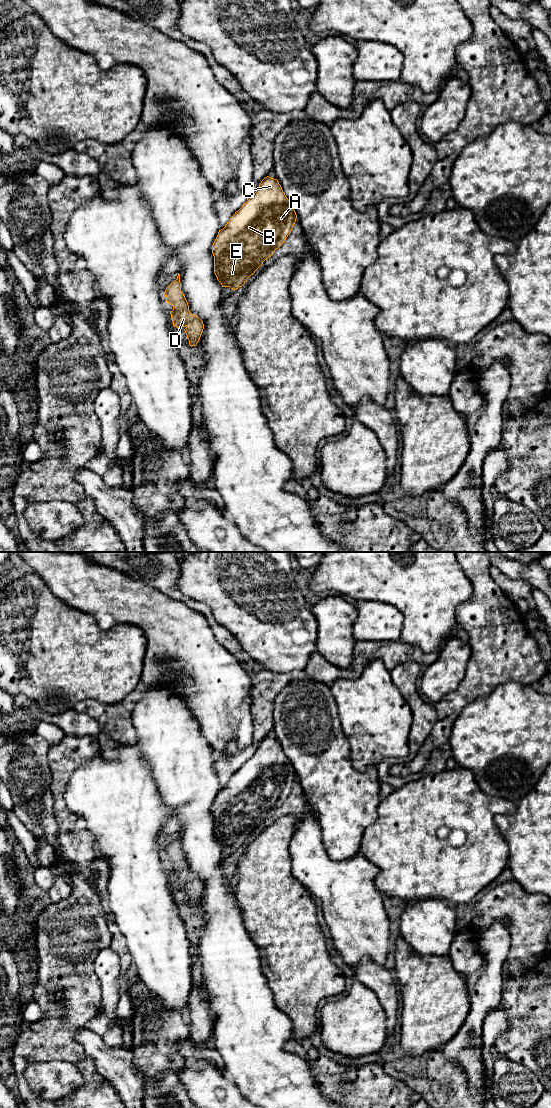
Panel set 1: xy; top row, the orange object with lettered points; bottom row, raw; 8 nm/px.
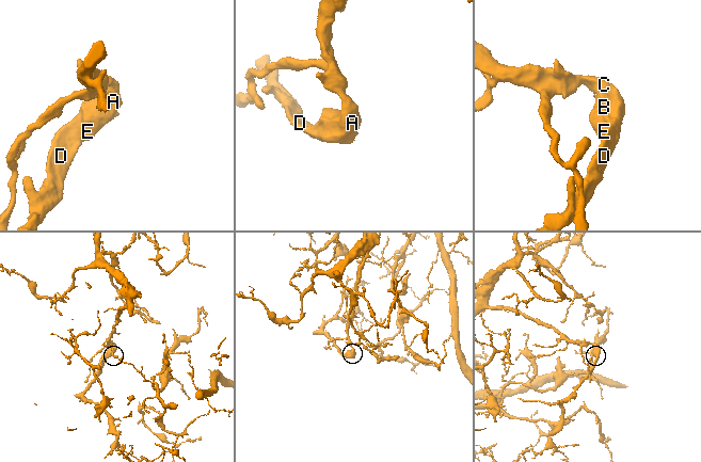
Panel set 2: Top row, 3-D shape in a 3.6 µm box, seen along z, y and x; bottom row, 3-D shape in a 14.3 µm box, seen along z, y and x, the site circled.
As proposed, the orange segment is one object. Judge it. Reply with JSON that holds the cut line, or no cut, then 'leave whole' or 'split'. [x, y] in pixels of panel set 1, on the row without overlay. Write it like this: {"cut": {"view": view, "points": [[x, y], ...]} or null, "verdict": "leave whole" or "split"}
{"cut": null, "verdict": "leave whole"}

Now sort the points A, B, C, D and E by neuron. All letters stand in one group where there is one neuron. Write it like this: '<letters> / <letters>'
A B C D E

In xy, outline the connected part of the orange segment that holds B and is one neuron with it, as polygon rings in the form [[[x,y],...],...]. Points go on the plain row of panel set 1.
[[[269,736],[265,737],[261,741],[254,755],[235,772],[225,787],[219,790],[212,805],[214,833],[222,847],[230,847],[233,850],[242,847],[247,839],[255,833],[263,822],[271,817],[275,810],[284,803],[288,795],[291,793],[296,779],[296,772],[283,752],[278,740]]]

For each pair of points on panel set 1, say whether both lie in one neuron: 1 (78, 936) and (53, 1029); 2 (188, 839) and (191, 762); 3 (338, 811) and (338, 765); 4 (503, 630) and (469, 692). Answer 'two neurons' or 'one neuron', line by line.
1: one neuron
2: one neuron
3: one neuron
4: one neuron

